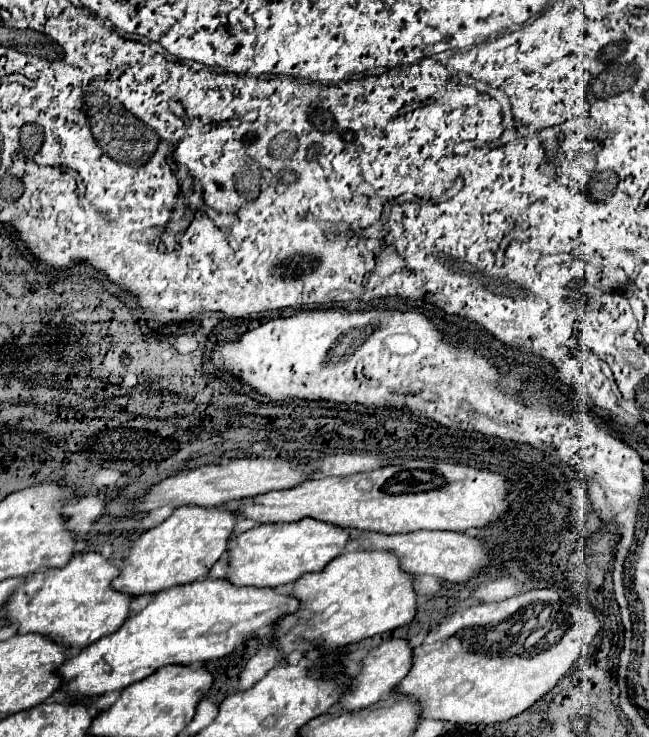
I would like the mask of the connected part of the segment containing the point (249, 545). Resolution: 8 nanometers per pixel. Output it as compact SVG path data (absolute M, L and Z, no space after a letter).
M300 520L294 524L262 524L262 526L254 526L248 532L236 536L230 542L228 548L228 566L232 568L226 574L226 580L232 582L234 586L256 586L256 588L276 588L276 586L284 586L294 582L296 578L300 578L306 572L318 572L322 570L330 560L334 560L338 554L342 554L344 546L350 542L350 534L344 528L332 526L332 524L324 524L318 520Z

